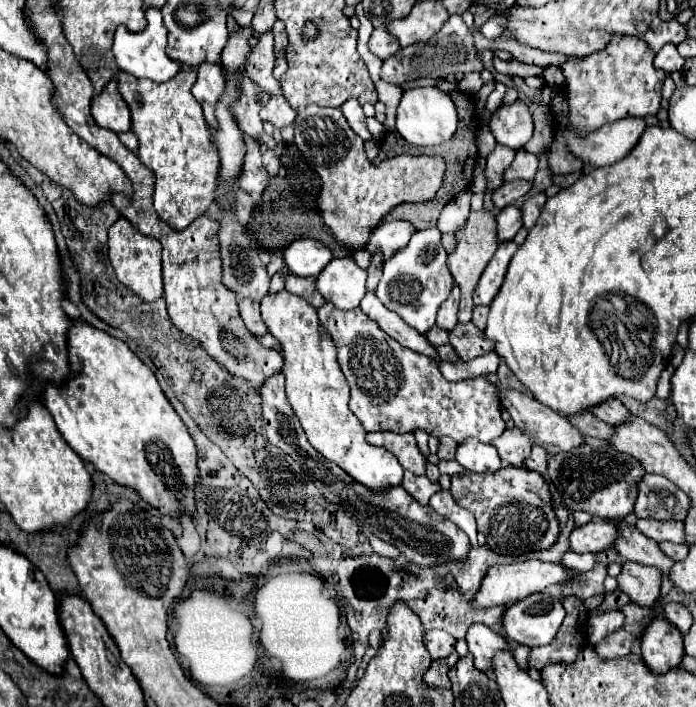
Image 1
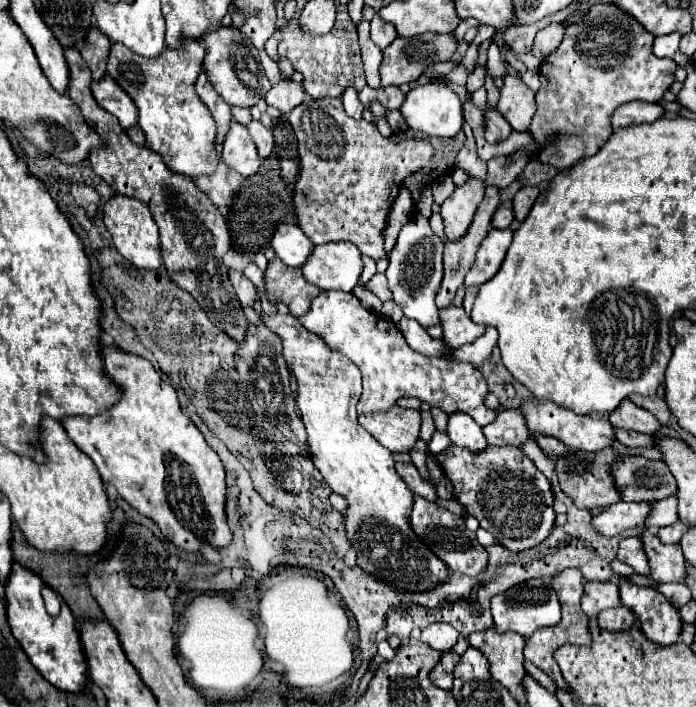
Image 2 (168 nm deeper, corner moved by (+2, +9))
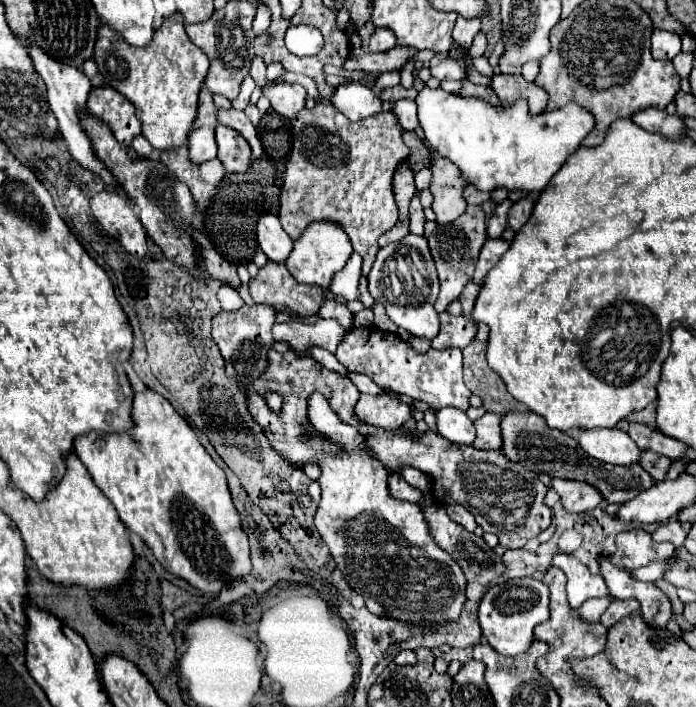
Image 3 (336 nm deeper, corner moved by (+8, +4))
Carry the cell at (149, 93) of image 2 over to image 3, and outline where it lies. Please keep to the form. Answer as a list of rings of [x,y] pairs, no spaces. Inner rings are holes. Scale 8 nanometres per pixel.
[[[169,17],[161,29],[155,31],[153,41],[145,49],[133,49],[123,41],[117,41],[109,29],[101,27],[101,35],[95,43],[95,63],[105,77],[105,83],[125,95],[137,109],[141,121],[141,135],[157,149],[169,151],[185,145],[189,129],[197,119],[197,95],[203,87],[209,61],[205,53],[193,45],[185,33],[181,17]]]

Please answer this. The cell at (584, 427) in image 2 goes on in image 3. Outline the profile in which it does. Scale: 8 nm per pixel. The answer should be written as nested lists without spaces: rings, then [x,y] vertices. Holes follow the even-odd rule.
[[[583,429],[577,437],[579,447],[593,459],[613,465],[637,463],[639,447],[619,429]]]

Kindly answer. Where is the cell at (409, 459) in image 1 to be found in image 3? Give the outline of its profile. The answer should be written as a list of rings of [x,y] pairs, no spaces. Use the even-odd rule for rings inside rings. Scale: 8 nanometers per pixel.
[[[361,395],[355,405],[355,415],[367,425],[393,431],[403,427],[403,423],[411,417],[411,407],[387,395],[379,395],[379,397]]]

